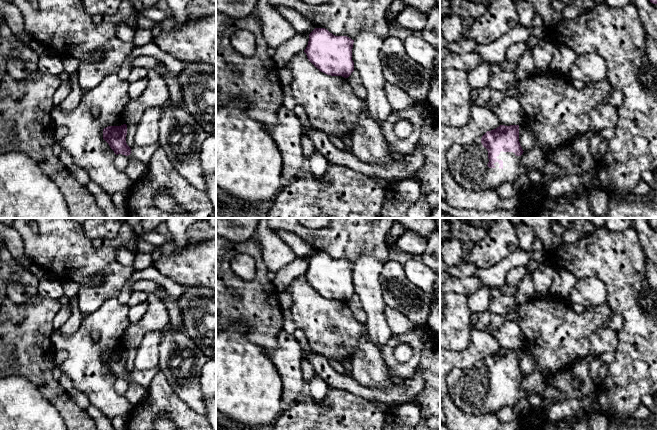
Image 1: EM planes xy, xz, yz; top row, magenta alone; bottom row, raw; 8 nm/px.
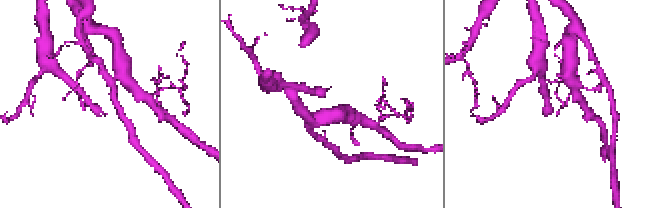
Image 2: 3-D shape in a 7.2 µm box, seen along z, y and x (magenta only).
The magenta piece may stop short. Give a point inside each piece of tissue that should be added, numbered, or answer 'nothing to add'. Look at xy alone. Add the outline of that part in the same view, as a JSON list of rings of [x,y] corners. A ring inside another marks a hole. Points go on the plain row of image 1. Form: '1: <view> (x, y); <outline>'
1: xy (136, 395); [[[130,379],[128,381],[128,390],[125,397],[133,407],[144,404],[148,401],[148,388],[144,388],[133,383]]]

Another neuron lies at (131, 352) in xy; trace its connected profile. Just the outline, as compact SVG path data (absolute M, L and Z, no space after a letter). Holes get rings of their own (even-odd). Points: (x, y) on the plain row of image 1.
M136 348L127 349L126 367L130 372L134 370L134 361L135 361L136 353L137 353Z

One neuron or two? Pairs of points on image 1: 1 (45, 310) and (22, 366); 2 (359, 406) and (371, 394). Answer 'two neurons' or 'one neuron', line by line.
1: one neuron
2: two neurons

